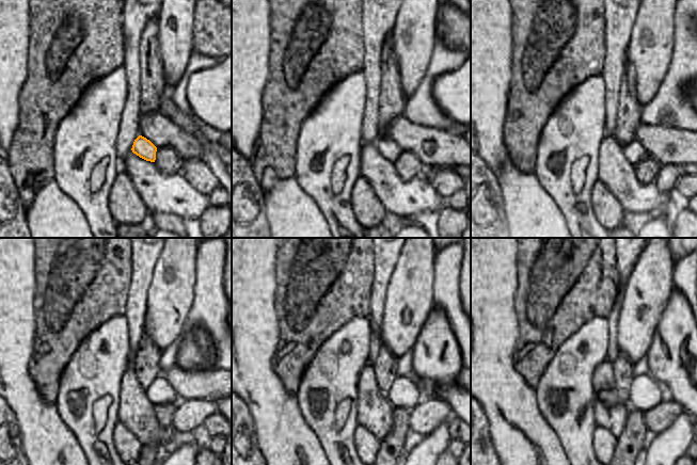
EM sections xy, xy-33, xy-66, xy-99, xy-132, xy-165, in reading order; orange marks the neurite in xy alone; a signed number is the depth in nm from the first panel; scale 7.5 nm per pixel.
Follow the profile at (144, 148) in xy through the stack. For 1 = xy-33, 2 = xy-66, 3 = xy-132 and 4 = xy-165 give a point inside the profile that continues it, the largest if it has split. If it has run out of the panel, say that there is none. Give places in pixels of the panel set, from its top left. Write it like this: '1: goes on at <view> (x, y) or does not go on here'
1: goes on at xy-33 (386, 146)
2: goes on at xy-66 (634, 151)
3: goes on at xy-132 (405, 393)
4: goes on at xy-165 (646, 391)

